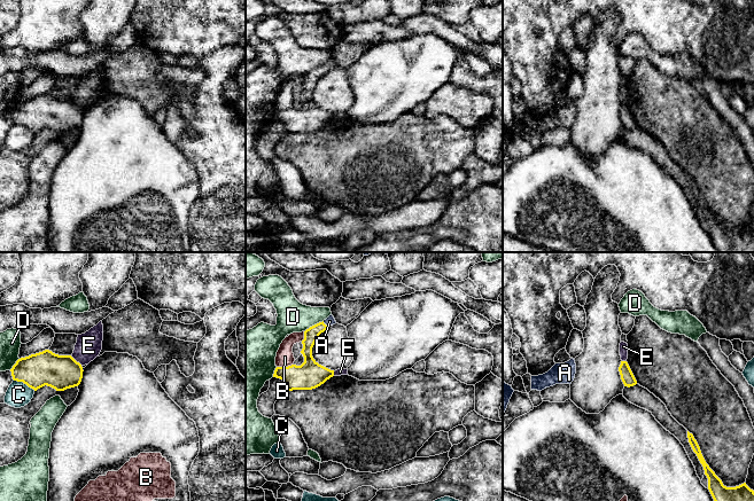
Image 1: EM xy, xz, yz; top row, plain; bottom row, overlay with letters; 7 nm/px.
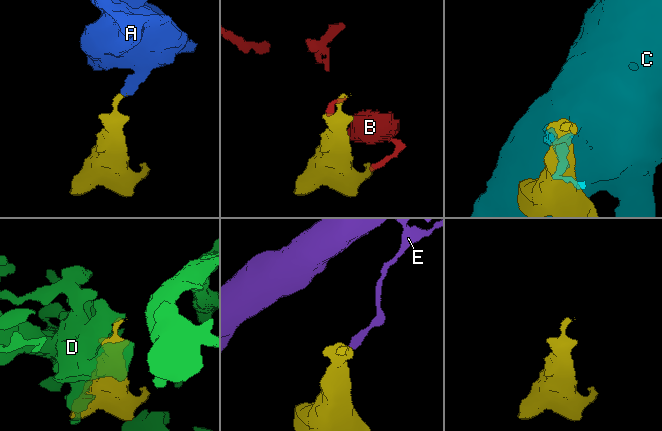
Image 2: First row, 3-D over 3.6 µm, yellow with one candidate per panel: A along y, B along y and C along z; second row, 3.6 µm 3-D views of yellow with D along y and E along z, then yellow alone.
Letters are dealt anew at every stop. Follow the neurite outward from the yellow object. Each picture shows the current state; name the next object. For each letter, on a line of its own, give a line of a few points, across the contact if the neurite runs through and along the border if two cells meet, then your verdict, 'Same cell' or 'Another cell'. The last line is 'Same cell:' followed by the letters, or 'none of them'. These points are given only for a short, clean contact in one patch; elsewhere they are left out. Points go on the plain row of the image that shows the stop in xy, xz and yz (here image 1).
A: Line: xz (310, 78), (325, 68), (329, 64). Same cell
B: Another cell
C: Another cell
D: Another cell
E: Line: xy (70, 99), (82, 108). Another cell
Same cell: A

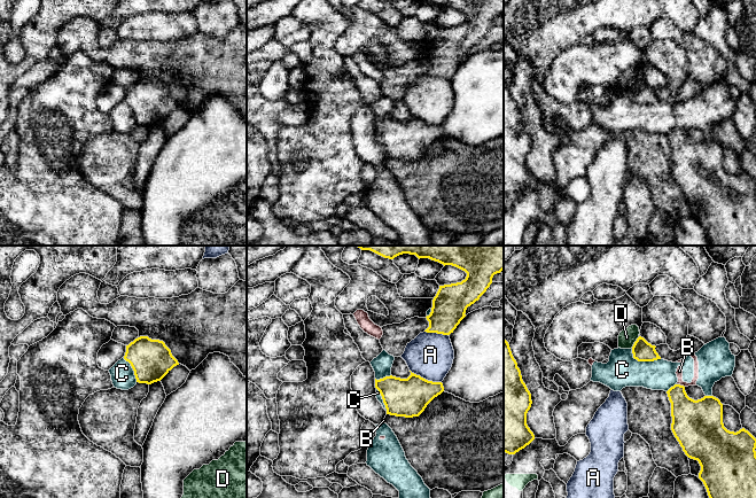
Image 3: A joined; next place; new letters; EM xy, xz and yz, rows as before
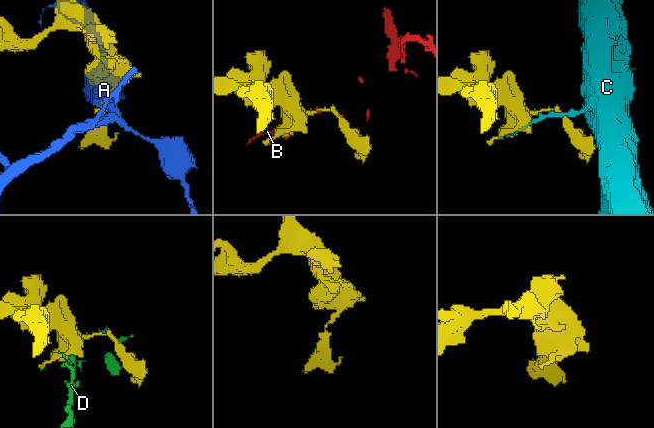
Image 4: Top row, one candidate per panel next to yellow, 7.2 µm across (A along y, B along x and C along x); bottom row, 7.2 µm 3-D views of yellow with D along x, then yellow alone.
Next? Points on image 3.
A: Line: xz (410, 113), (428, 123), (441, 125). Another cell
B: Line: yz (677, 126), (684, 130). Another cell
C: Another cell
D: Another cell
Same cell: none of them

